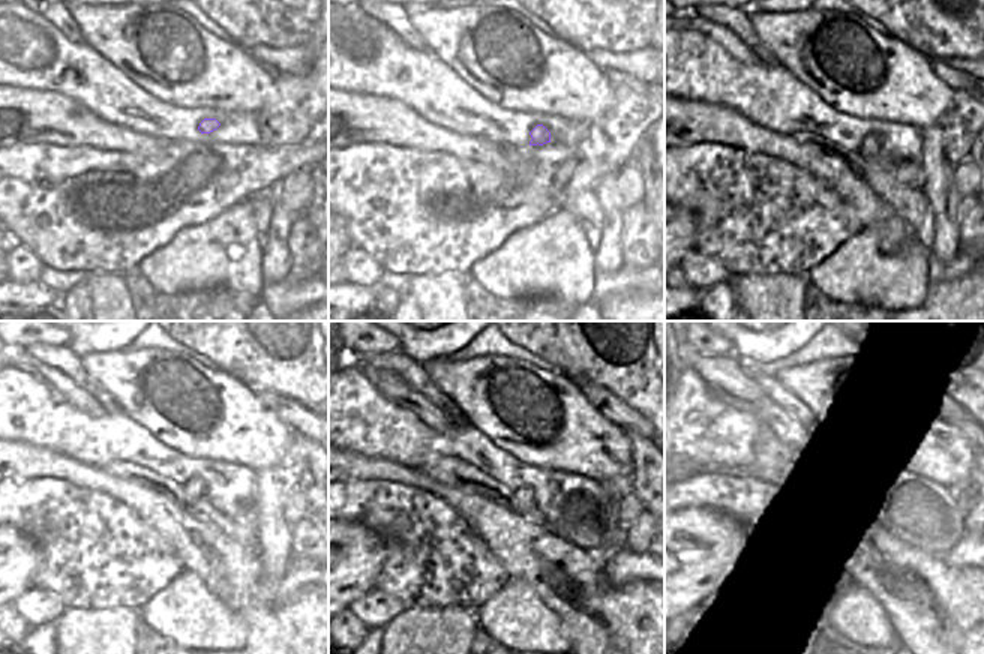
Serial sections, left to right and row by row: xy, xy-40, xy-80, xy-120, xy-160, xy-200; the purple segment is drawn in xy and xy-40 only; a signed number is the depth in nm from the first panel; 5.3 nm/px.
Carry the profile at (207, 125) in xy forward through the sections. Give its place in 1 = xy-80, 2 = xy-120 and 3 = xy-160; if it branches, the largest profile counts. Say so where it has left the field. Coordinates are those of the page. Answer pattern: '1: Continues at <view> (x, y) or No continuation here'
1: Continues at xy-80 (869, 149)
2: Continues at xy-120 (194, 489)
3: Continues at xy-160 (521, 501).

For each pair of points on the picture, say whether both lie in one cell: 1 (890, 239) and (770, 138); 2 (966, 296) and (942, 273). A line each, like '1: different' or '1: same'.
1: same
2: different

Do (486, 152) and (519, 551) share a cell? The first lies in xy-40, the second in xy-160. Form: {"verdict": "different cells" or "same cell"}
{"verdict": "same cell"}

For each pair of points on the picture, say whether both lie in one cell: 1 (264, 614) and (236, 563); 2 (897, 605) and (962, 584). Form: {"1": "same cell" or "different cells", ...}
{"1": "same cell", "2": "same cell"}

